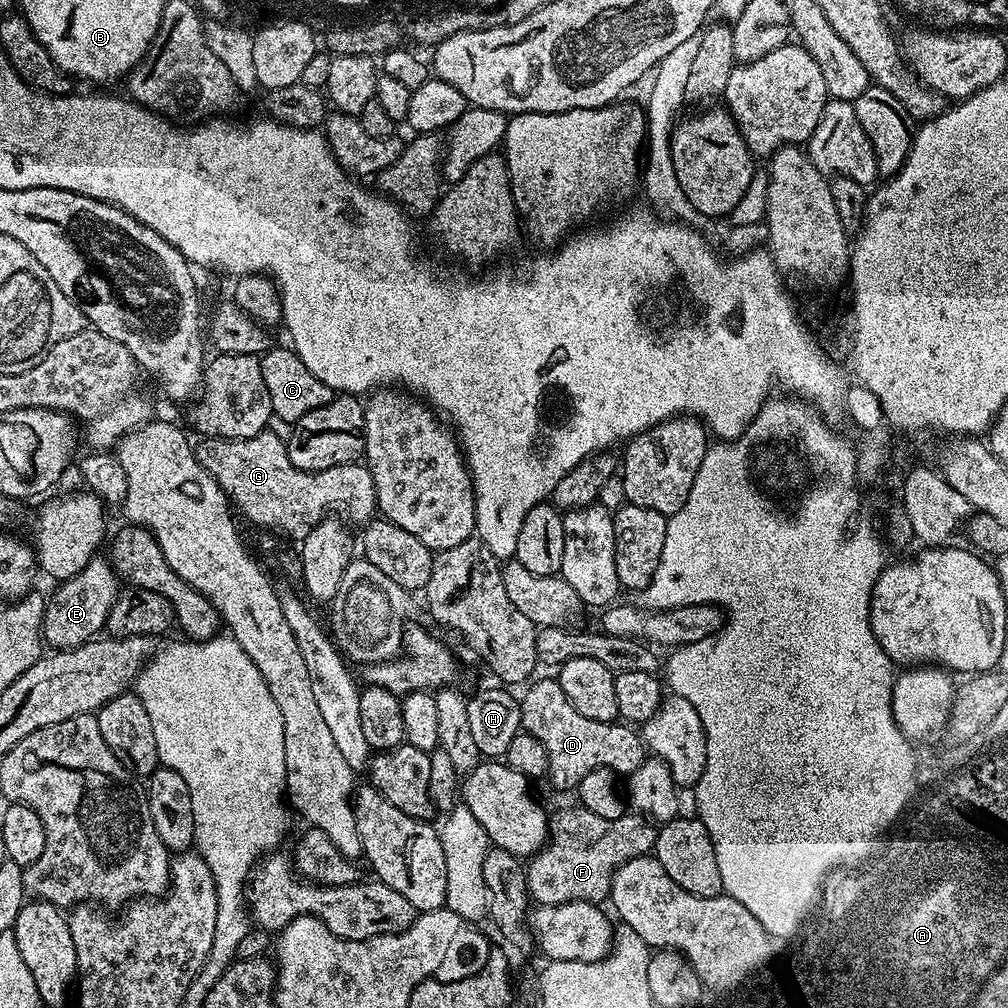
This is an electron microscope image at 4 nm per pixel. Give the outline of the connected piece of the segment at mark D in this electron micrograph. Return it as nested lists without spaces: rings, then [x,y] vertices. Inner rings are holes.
[[[559,679],[540,680],[537,684],[527,685],[528,693],[519,697],[520,702],[520,726],[523,731],[530,733],[538,742],[542,742],[548,759],[547,779],[552,779],[556,788],[579,789],[582,778],[590,774],[595,768],[608,768],[617,774],[627,774],[638,768],[646,759],[646,745],[641,733],[635,727],[624,722],[594,722],[594,718],[586,718],[570,706],[570,698],[562,694],[562,686]]]

